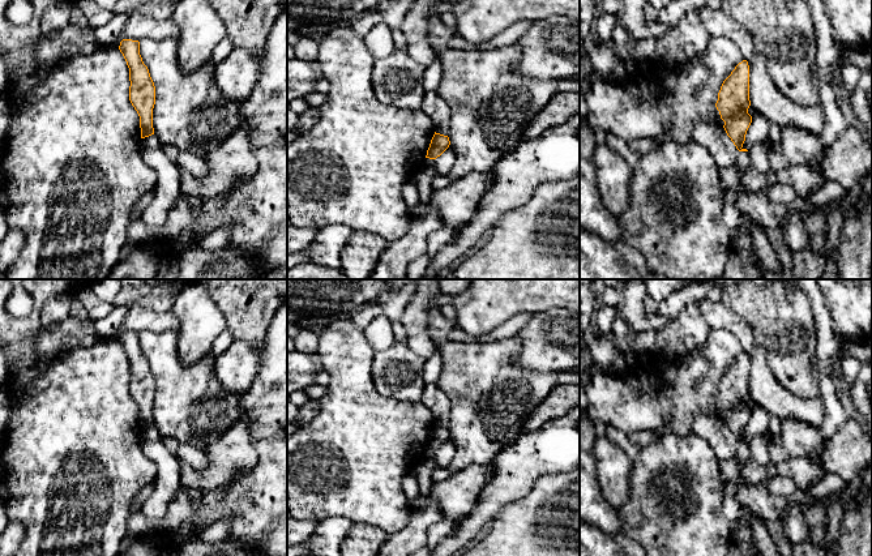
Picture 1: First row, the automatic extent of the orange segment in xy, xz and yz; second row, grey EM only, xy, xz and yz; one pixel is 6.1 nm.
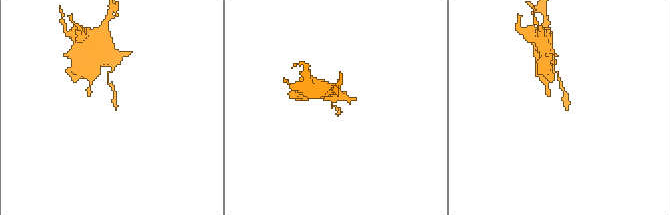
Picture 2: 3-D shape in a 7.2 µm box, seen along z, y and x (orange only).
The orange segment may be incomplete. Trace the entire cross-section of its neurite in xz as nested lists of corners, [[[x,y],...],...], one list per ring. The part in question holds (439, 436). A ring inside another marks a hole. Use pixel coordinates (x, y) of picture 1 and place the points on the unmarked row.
[[[426,384],[420,402],[426,405],[435,416],[435,427],[426,450],[436,452],[450,437],[448,425],[452,403],[449,397],[436,384]]]

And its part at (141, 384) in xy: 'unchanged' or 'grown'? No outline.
grown

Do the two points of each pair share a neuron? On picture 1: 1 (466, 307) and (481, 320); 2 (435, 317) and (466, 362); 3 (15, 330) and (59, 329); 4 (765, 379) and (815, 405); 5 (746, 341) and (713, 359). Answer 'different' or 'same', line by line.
1: same
2: same
3: different
4: same
5: different

